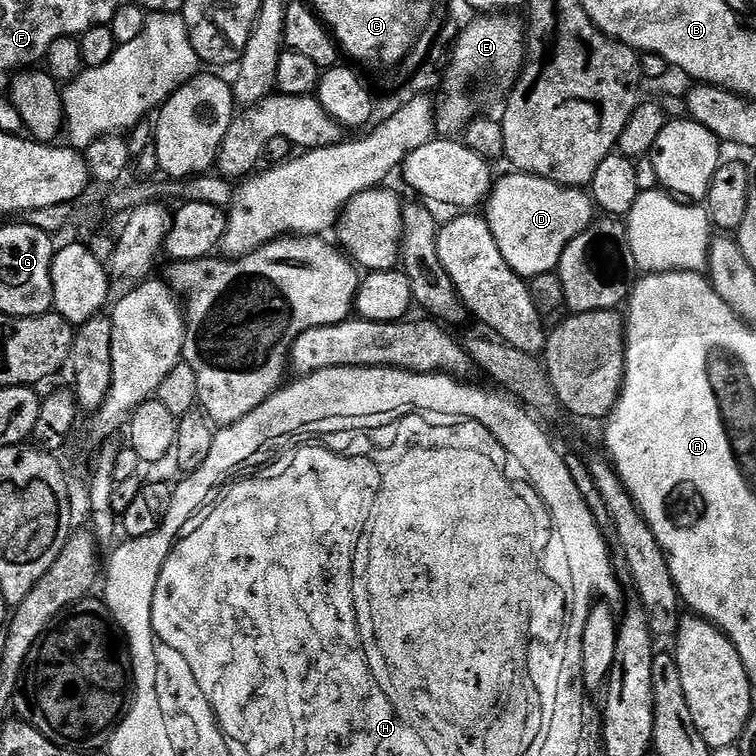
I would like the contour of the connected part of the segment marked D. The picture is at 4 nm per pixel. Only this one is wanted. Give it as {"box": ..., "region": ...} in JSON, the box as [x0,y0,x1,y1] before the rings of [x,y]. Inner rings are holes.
{"box":[482,170,598,281],"region":[[[512,170],[509,173],[509,176],[504,176],[501,180],[499,177],[493,183],[482,215],[488,222],[494,242],[498,242],[498,250],[502,250],[502,258],[506,258],[506,266],[510,266],[514,274],[530,281],[538,274],[556,272],[559,269],[566,246],[570,246],[570,242],[574,242],[578,234],[582,234],[591,226],[597,219],[598,209],[585,189],[567,188],[558,182],[550,182],[546,178],[538,178],[525,172]]]}

